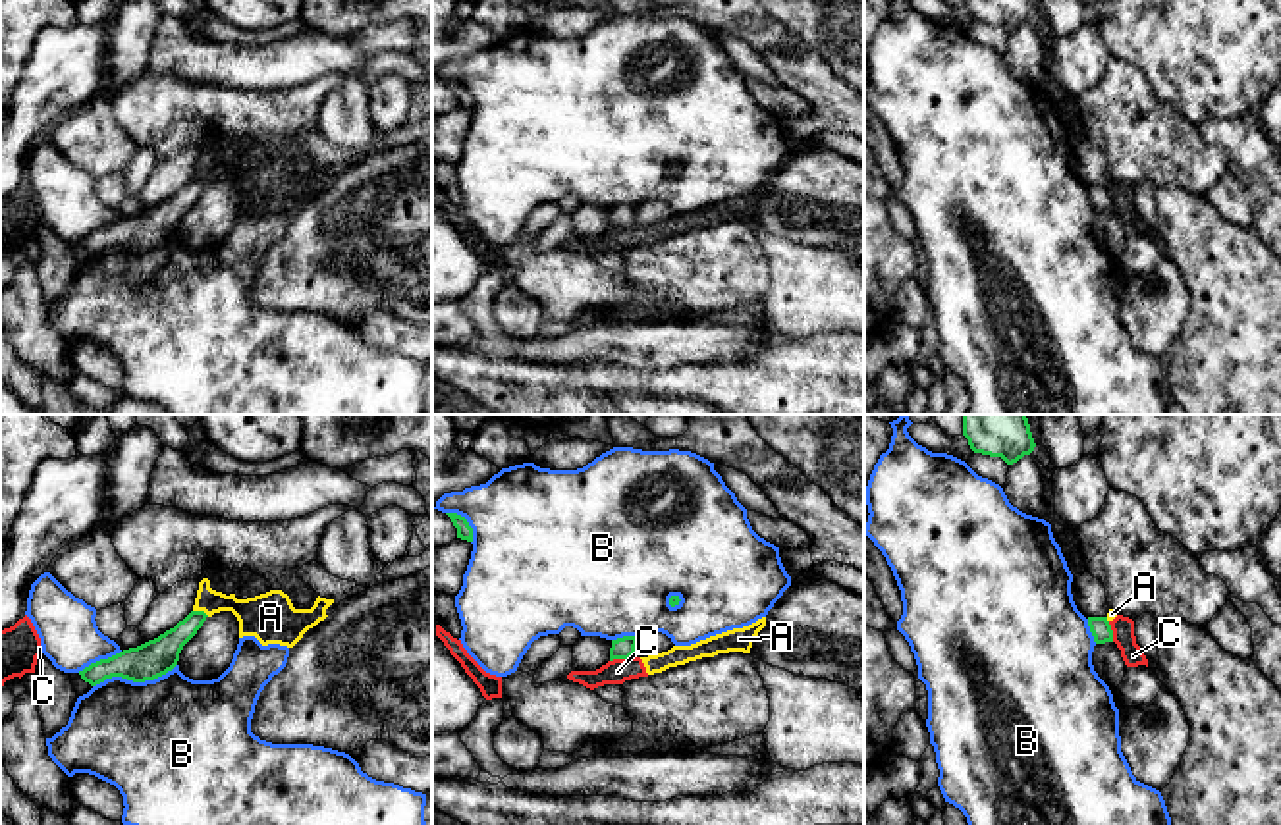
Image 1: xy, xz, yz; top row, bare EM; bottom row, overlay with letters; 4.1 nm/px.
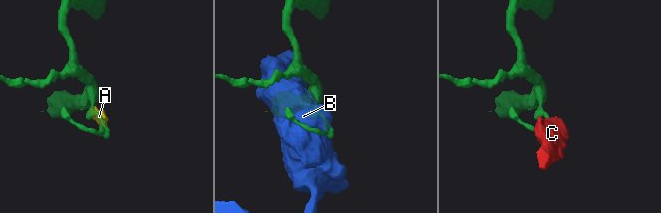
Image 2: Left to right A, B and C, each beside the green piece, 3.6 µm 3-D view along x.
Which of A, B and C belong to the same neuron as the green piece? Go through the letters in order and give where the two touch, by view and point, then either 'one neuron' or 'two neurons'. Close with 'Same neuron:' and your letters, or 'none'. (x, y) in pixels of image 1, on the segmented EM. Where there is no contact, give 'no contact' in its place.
A: xy (201, 612) | two neurons
B: xy (134, 681) | two neurons
C: xz (622, 658) | two neurons
Same neuron: none

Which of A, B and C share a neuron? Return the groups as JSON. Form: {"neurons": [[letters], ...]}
{"neurons": [["A", "C"], ["B"]]}

